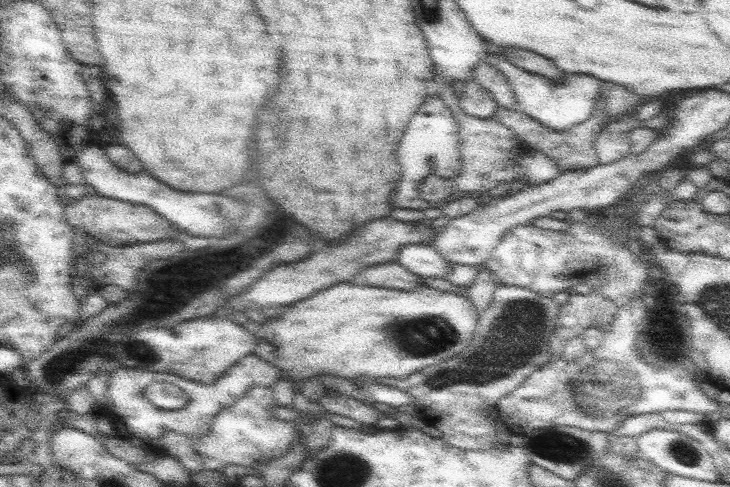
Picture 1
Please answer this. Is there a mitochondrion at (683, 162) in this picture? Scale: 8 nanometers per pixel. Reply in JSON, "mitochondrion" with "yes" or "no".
{"mitochondrion":"no"}

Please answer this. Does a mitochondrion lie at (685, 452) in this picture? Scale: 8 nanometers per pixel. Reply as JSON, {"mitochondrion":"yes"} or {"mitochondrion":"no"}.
{"mitochondrion":"yes"}

